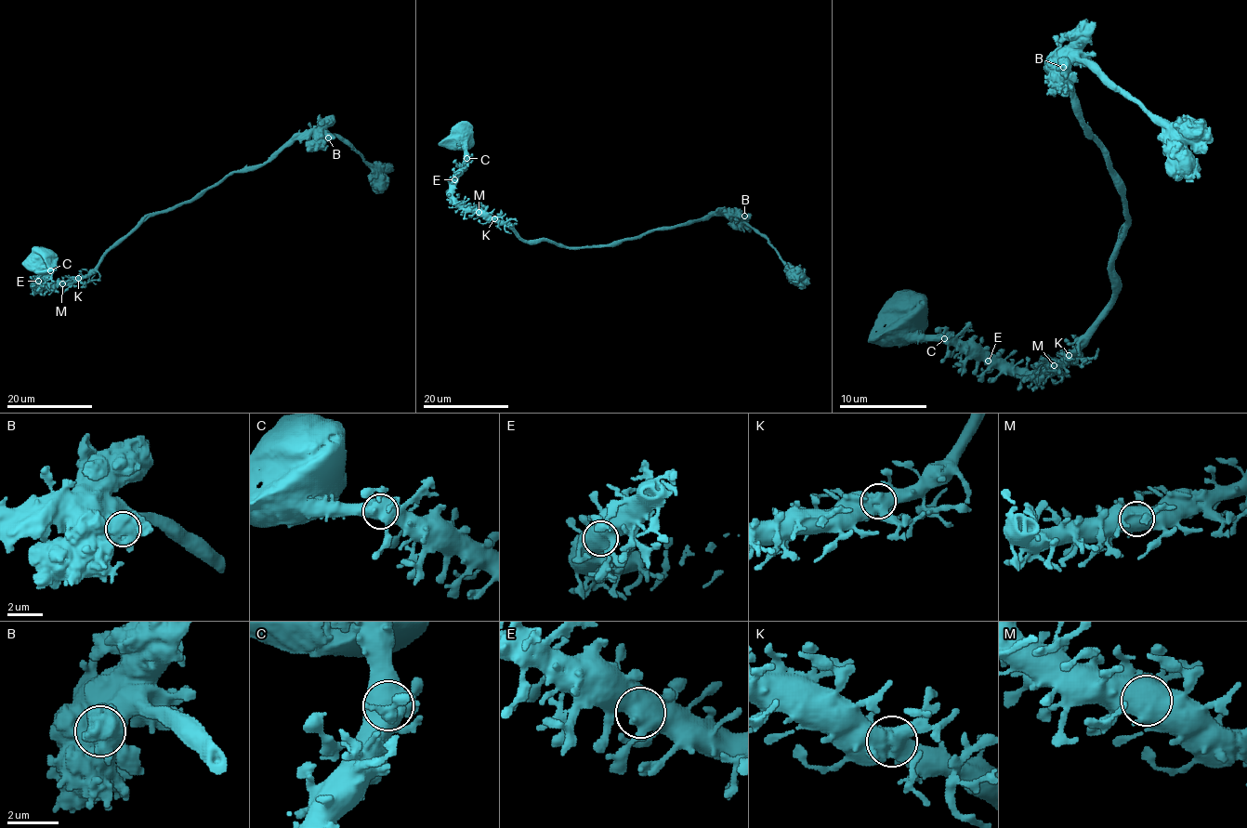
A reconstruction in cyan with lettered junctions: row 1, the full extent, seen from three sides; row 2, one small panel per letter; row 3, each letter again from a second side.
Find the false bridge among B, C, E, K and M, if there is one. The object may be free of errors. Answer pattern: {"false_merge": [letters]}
{"false_merge": []}

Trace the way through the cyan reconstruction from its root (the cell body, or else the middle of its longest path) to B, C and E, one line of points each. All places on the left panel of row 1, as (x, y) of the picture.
B: (41, 259), (47, 269), (36, 287), (70, 285), (148, 217), (256, 169), (298, 138), (328, 138)
C: (41, 259), (50, 270)
E: (41, 259), (47, 269), (38, 281)

